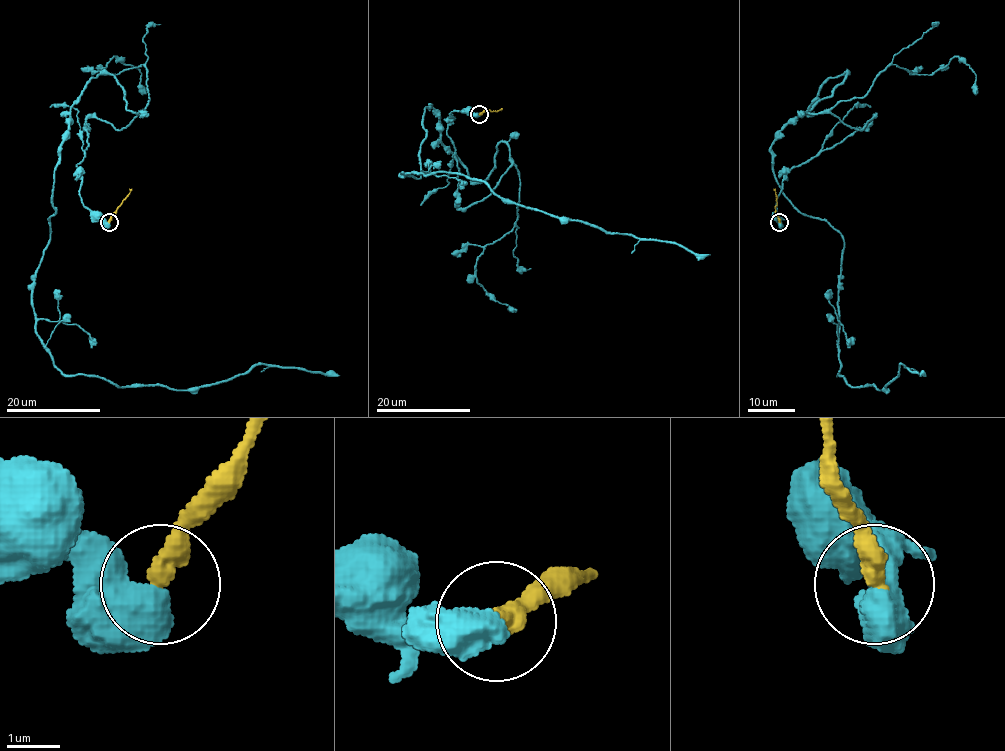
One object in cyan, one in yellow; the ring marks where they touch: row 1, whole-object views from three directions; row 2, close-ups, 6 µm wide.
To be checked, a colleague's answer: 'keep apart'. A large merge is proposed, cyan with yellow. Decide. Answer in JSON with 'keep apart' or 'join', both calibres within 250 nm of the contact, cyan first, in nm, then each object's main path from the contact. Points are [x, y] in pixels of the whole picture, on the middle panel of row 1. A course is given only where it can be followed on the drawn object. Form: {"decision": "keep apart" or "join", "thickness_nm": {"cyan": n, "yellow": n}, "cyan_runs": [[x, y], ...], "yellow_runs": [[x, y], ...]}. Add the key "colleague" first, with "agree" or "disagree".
{"colleague": "agree", "decision": "keep apart", "thickness_nm": {"cyan": 700, "yellow": 400}, "cyan_runs": [[479, 114], [446, 134], [457, 206], [481, 201], [510, 148], [474, 181], [430, 106], [402, 172], [710, 254]], "yellow_runs": [[479, 114], [502, 108]]}

